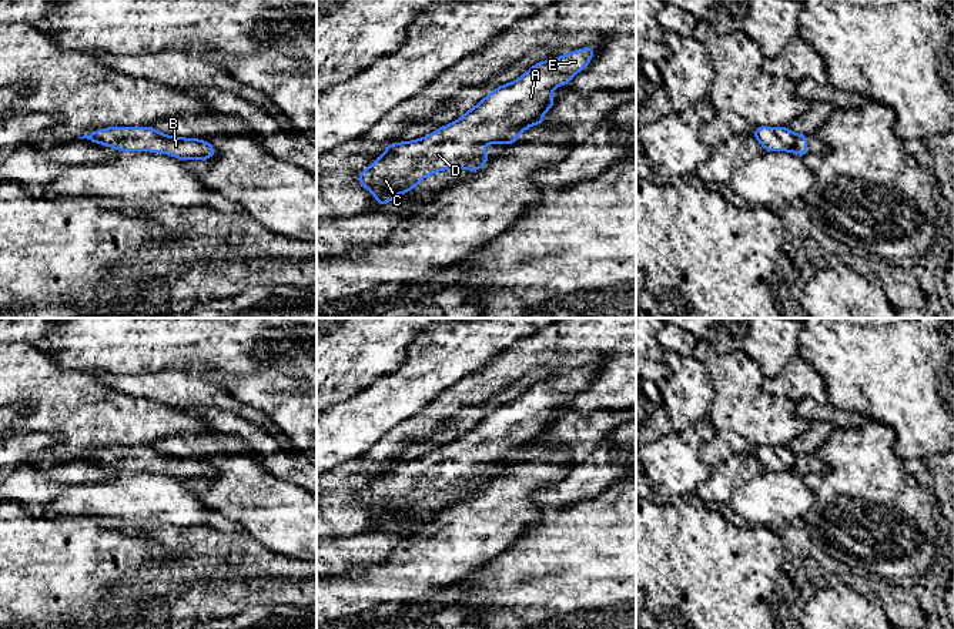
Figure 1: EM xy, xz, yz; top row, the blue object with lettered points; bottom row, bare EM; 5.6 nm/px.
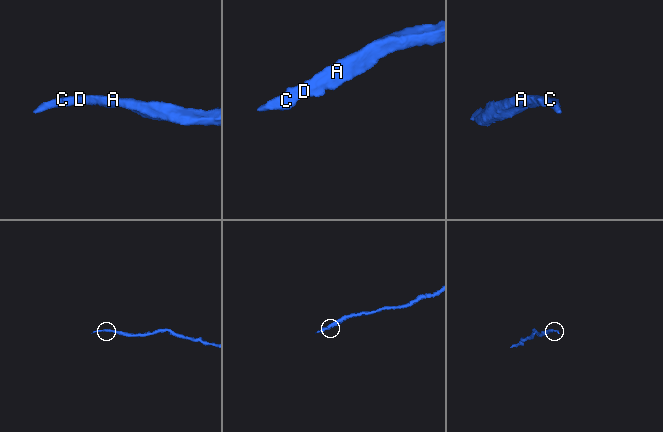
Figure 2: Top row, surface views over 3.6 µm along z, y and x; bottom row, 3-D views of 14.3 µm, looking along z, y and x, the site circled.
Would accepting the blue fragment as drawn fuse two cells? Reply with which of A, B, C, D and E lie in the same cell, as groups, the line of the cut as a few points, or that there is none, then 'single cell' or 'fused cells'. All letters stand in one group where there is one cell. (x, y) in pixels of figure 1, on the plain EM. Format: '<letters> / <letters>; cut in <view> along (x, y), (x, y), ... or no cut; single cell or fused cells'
A B C D E; no cut; single cell

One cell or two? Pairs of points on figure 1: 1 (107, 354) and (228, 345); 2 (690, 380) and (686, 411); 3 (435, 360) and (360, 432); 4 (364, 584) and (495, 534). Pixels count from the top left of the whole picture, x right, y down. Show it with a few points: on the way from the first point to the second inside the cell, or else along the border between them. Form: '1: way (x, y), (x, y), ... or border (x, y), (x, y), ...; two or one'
1: way (137, 351), (196, 350), (198, 347); one
2: way (688, 387), (686, 404); one
3: way (417, 378), (378, 414); one
4: way (397, 598), (409, 596), (462, 544); one

